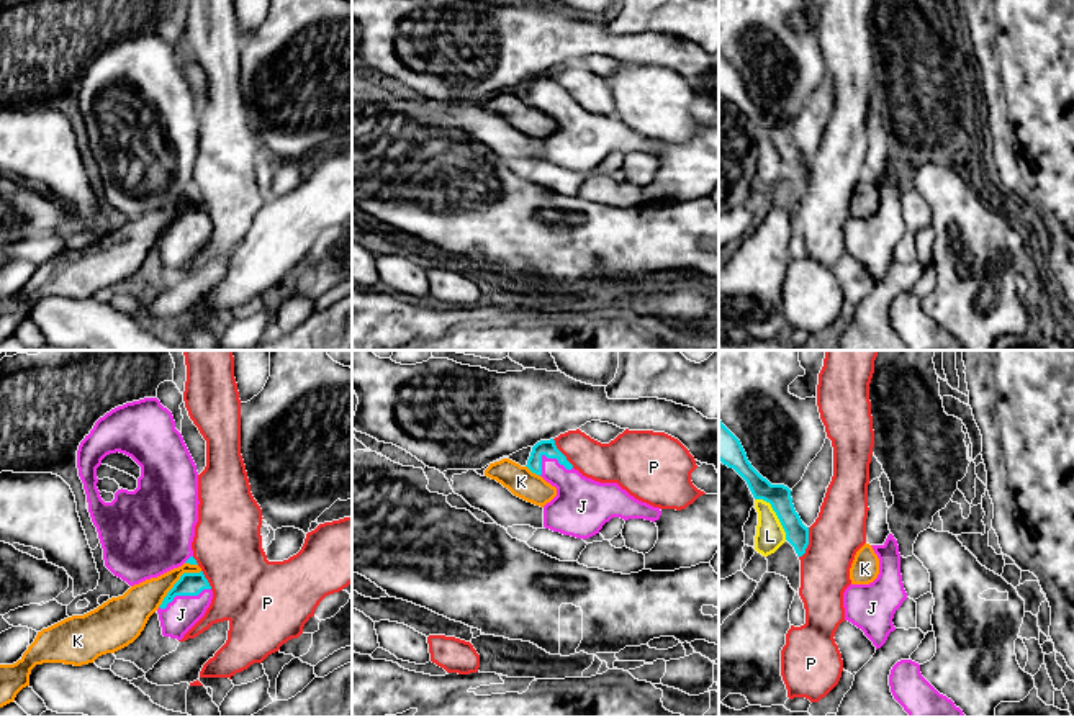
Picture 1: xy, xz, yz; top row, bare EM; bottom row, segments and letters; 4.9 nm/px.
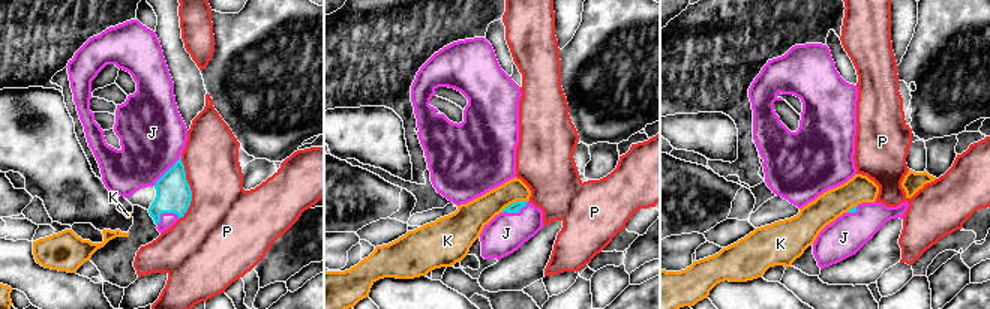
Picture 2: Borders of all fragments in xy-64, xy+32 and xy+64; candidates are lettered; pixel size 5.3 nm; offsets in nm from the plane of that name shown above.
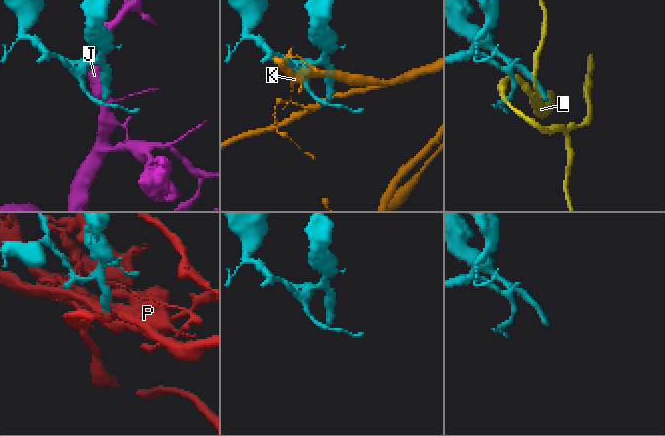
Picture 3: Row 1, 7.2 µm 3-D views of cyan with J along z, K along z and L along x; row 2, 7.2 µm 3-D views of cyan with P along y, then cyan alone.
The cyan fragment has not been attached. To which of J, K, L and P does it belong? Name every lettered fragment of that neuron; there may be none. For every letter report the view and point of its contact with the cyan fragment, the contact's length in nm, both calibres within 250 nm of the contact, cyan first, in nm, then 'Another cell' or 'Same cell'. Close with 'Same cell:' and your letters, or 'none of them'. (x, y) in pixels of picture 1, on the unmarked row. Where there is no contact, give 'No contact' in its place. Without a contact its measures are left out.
J: Touches cyan at xy (184, 228). Shared border 280 nm. Thickness 110 nm (cyan) against 160 nm. Same cell
K: Touches cyan at xy (177, 215). Shared border 280 nm. Thickness 110 nm (cyan) against 170 nm. Another cell
L: Touches cyan at yz (776, 148). Shared border 260 nm. Thickness 110 nm (cyan) against 140 nm. Another cell
P: Touches cyan at yz (807, 175). Shared border 160 nm. Thickness 110 nm (cyan) against 260 nm. Another cell
Same cell: J

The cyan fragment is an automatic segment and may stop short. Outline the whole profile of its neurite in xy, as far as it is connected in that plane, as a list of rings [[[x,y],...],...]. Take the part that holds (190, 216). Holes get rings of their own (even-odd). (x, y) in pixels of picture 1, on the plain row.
[[[203,205],[183,206],[157,242],[162,268],[182,273],[205,249],[211,232],[213,224]]]

